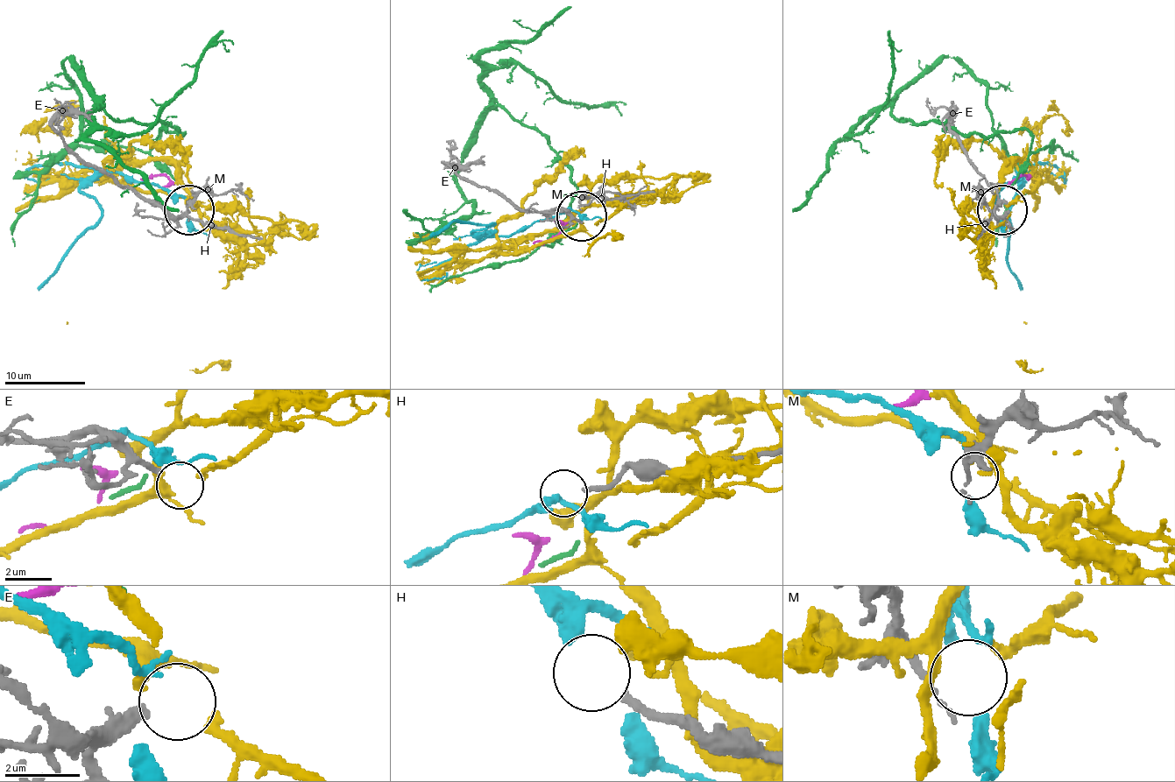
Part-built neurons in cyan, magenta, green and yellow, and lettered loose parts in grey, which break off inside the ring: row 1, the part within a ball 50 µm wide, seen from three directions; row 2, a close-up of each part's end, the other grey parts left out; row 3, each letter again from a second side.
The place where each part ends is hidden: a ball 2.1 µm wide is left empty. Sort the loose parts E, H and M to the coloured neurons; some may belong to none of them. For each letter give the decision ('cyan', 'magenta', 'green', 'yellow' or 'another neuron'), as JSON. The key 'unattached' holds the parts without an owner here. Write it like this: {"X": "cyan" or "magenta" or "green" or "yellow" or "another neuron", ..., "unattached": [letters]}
{"E": "another neuron", "H": "cyan", "M": "yellow", "unattached": ["E"]}

